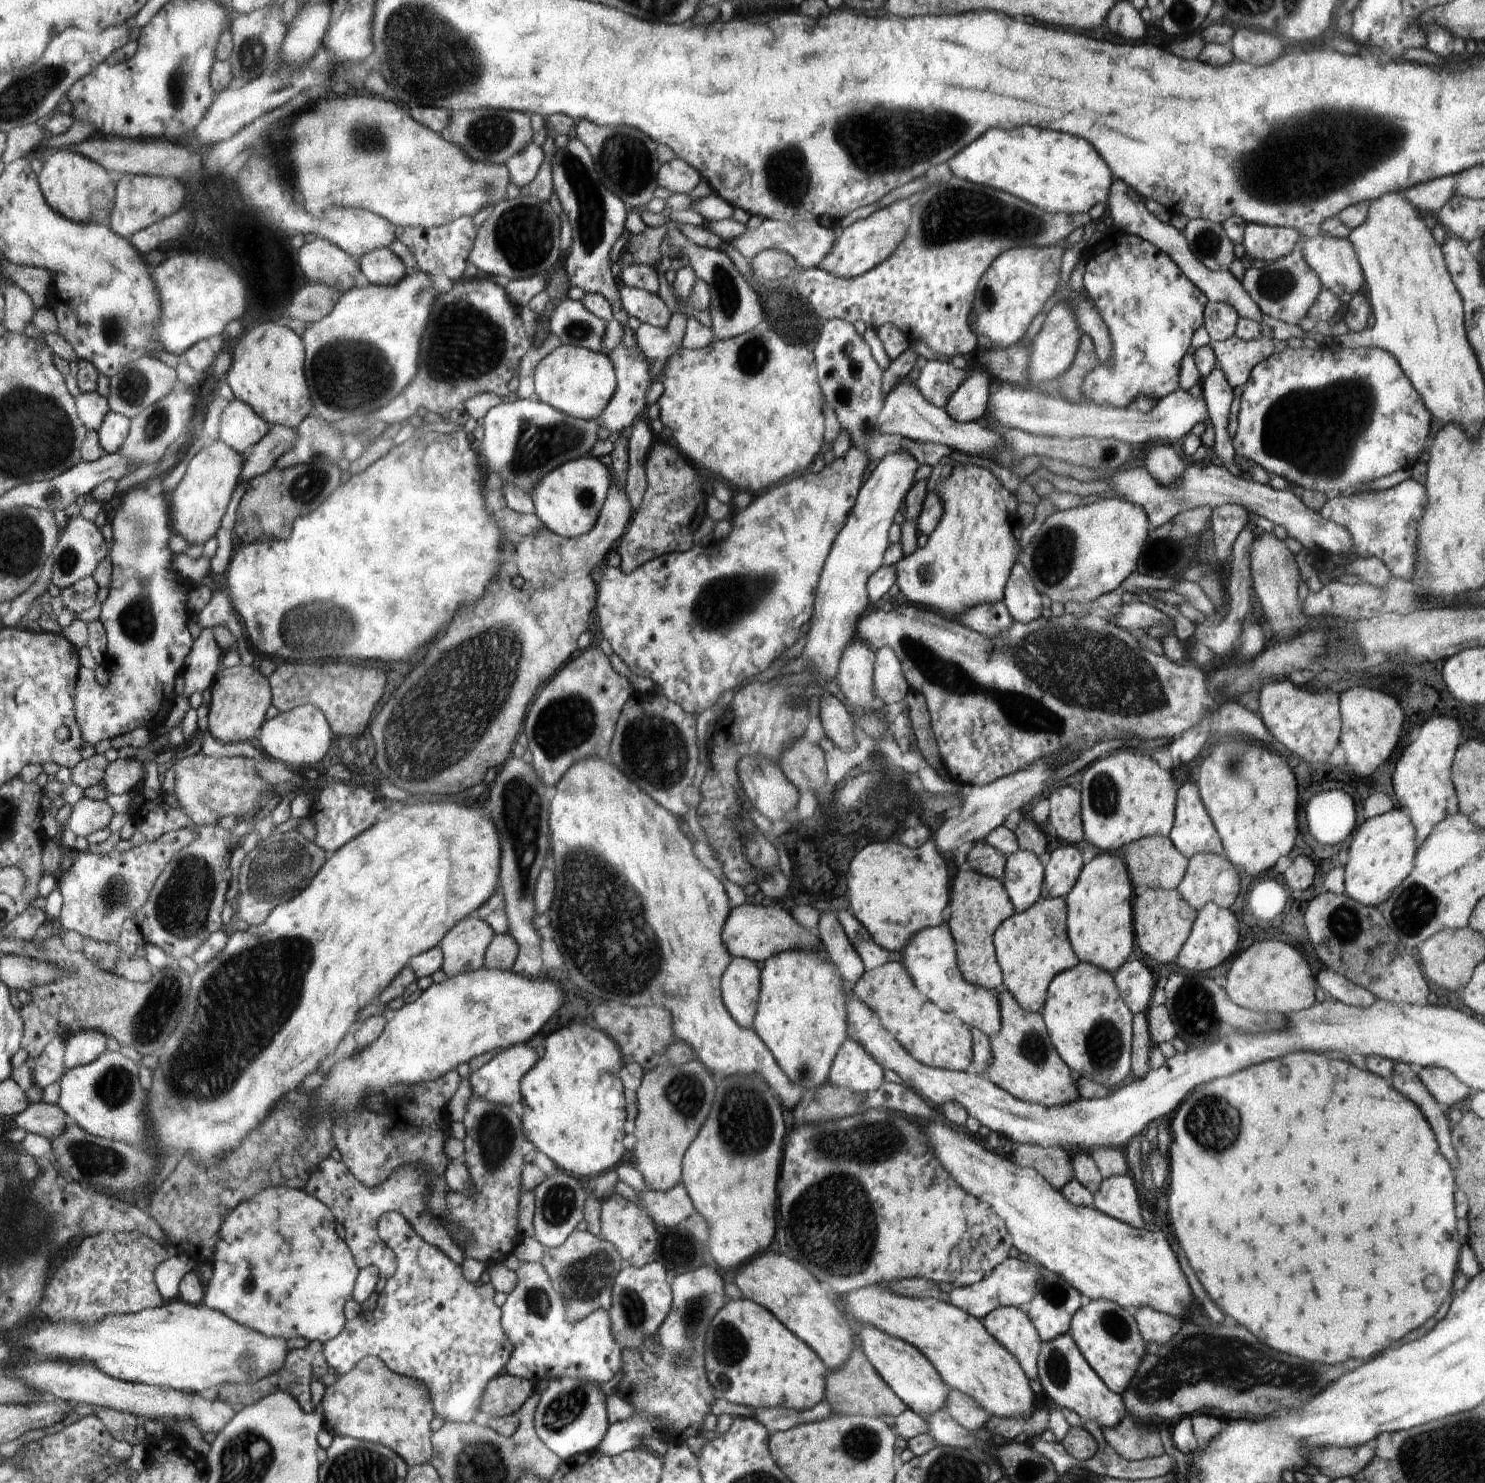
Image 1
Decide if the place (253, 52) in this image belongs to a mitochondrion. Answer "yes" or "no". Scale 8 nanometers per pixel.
yes

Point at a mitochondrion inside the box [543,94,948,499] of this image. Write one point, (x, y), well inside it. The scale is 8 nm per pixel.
(626, 161)

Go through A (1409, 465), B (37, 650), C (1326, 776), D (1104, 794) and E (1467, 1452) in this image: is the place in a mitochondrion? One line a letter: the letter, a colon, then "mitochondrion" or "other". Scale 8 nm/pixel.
A: other
B: other
C: other
D: mitochondrion
E: mitochondrion

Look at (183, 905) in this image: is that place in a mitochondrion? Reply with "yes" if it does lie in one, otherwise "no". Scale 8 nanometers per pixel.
yes

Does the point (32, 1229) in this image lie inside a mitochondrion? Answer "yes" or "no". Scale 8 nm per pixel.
yes

